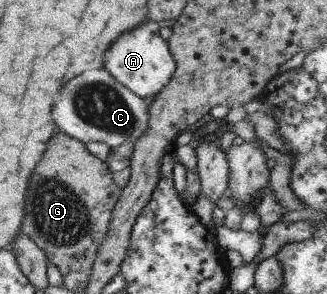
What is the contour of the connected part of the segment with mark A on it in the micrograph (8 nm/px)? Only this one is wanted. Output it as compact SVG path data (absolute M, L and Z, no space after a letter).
M155 21L143 22L129 32L117 36L115 44L111 44L103 54L103 68L129 91L140 99L152 97L163 88L171 78L174 62L168 51L168 44L157 33L159 26Z

